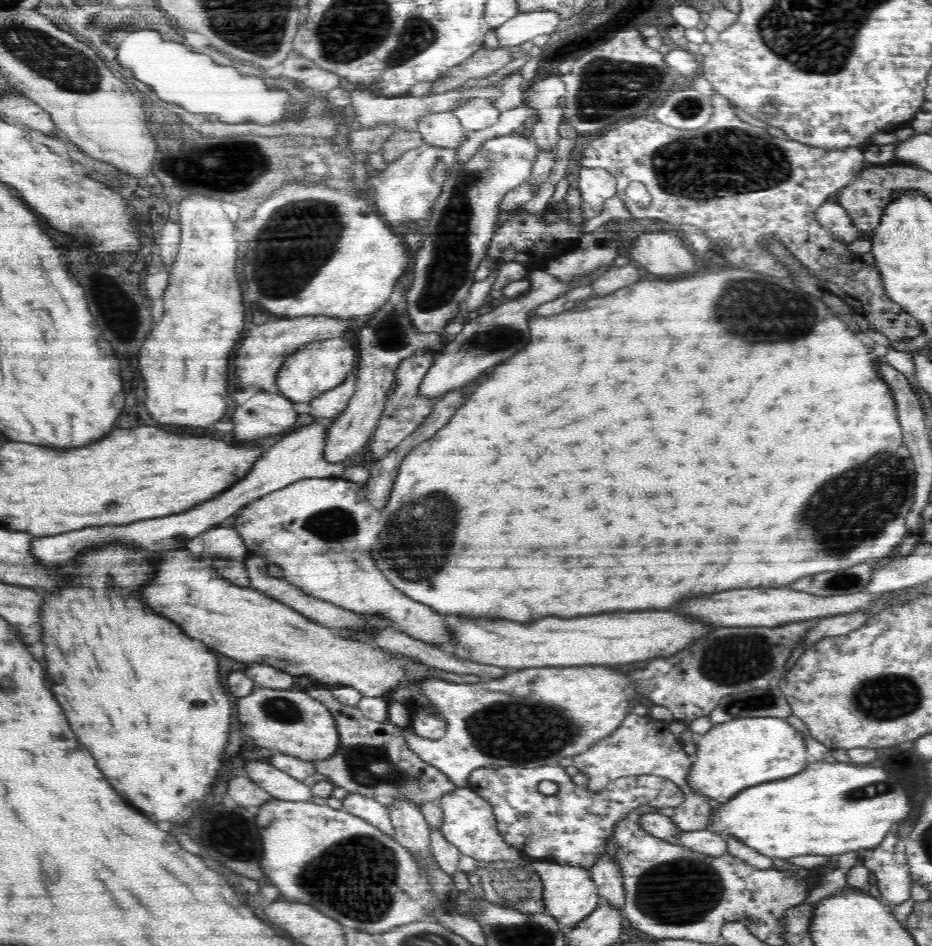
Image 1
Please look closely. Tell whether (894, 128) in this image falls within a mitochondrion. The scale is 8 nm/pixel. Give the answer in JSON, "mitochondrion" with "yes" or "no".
{"mitochondrion":"no"}

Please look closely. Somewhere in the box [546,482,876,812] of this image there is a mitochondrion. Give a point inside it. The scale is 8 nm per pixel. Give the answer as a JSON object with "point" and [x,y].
{"point":[750,656]}

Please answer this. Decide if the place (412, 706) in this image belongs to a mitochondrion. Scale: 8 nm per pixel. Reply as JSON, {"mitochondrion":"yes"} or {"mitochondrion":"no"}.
{"mitochondrion":"no"}

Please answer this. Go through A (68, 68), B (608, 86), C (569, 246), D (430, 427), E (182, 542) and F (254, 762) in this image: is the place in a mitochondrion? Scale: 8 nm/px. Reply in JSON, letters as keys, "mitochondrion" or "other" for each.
{"A":"mitochondrion","B":"mitochondrion","C":"other","D":"other","E":"other","F":"other"}

